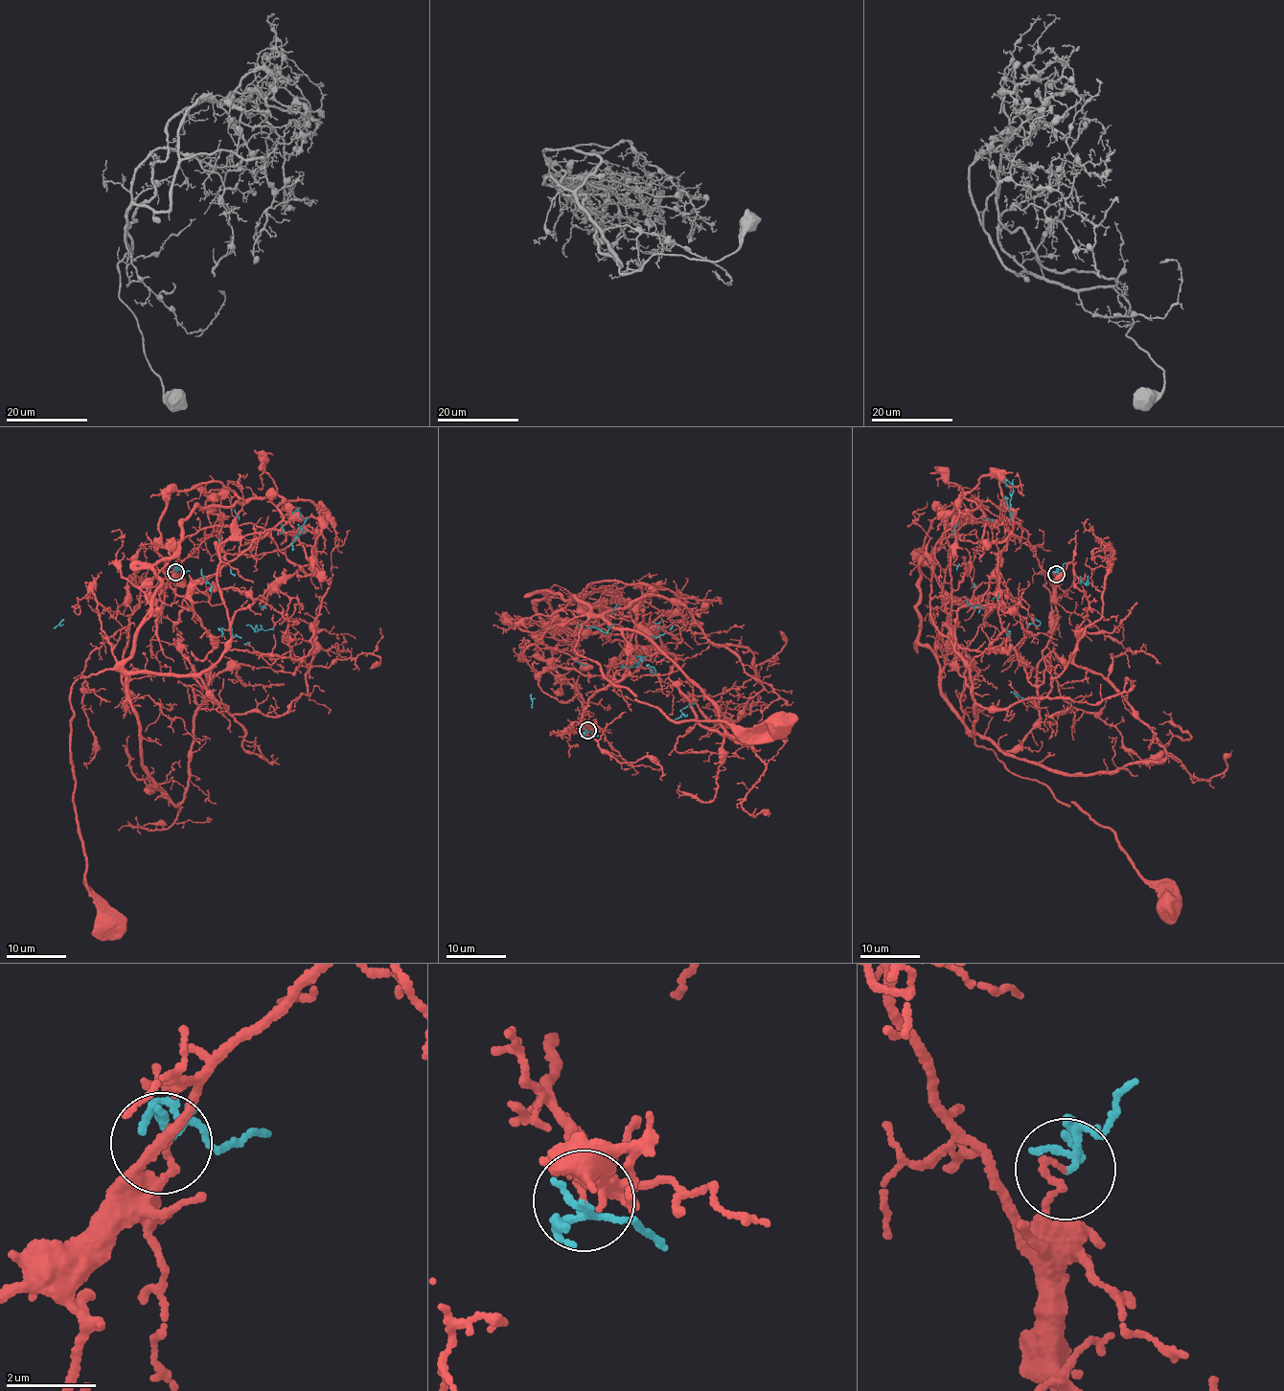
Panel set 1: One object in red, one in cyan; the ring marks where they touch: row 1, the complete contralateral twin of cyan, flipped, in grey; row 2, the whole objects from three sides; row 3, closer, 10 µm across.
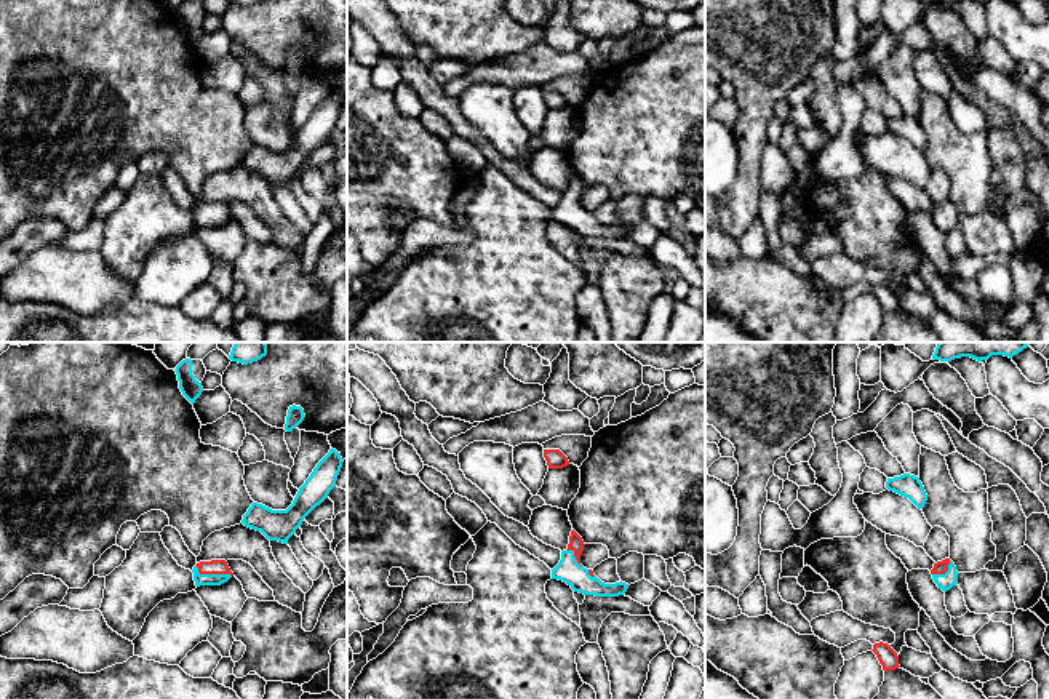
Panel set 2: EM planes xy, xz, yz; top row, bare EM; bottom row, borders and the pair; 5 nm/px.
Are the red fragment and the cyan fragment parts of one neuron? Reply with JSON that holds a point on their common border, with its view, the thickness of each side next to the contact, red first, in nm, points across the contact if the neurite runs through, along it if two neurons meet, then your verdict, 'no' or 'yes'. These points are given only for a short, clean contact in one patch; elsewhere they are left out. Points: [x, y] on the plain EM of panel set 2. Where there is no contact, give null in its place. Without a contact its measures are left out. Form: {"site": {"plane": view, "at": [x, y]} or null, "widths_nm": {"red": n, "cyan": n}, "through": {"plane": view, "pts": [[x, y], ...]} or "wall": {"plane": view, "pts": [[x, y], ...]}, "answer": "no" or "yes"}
{"site": {"plane": "xy", "at": [211, 215]}, "widths_nm": {"red": 80, "cyan": 60}, "answer": "no"}

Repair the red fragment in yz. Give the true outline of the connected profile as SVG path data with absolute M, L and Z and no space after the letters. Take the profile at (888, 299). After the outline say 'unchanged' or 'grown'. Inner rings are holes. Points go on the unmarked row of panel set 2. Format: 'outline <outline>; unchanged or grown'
outline M875 285L872 293L876 296L884 314L900 309L897 294L887 285Z; unchanged

